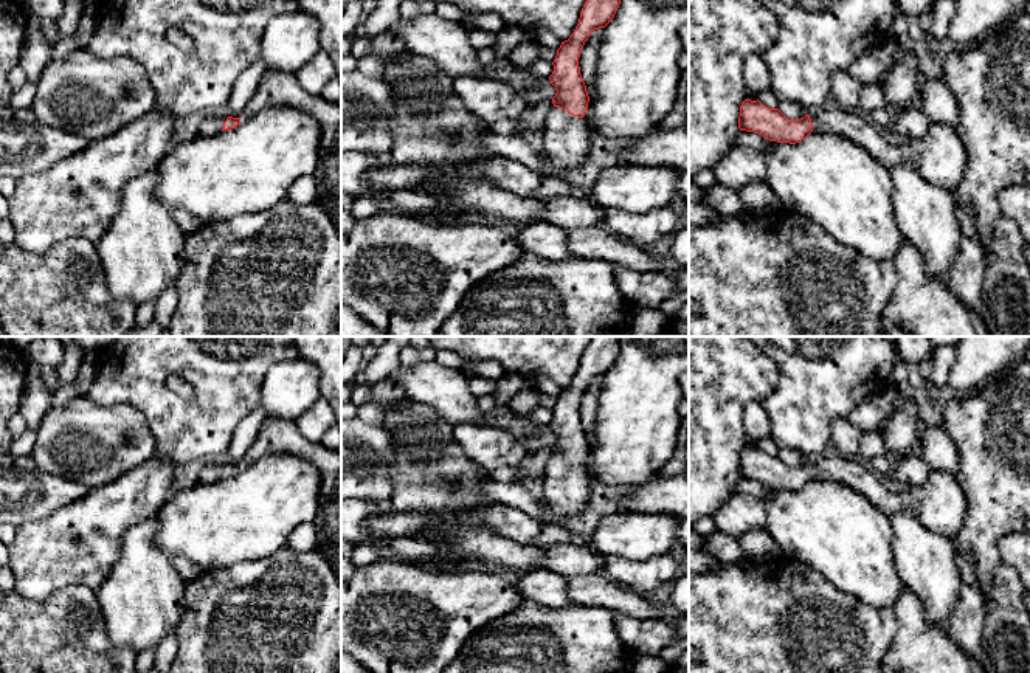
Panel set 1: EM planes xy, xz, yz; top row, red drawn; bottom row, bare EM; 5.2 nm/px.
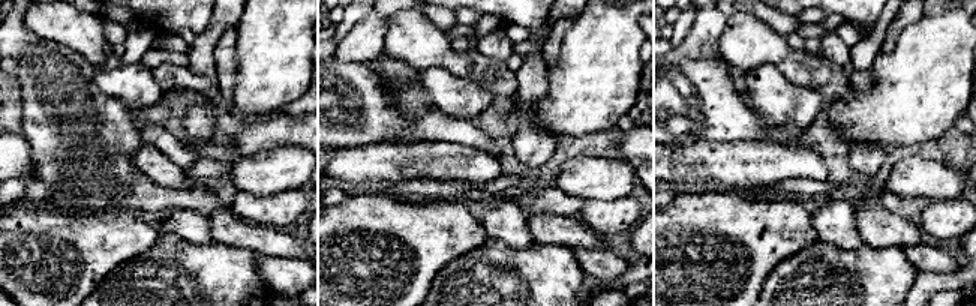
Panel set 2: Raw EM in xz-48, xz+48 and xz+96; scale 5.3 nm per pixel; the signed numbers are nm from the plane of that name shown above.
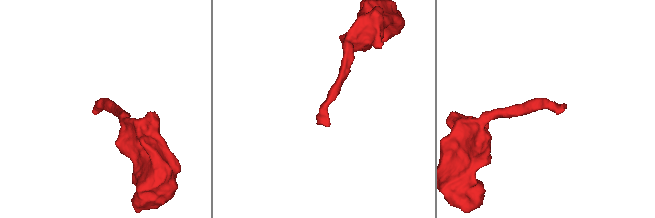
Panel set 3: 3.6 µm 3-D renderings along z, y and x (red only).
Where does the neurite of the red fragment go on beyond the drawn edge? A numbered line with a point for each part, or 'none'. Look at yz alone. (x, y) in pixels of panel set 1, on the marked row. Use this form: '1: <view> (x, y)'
1: yz (940, 157)

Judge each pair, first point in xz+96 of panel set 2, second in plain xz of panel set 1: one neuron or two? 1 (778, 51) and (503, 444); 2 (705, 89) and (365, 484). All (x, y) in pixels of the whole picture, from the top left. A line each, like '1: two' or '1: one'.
1: two
2: one

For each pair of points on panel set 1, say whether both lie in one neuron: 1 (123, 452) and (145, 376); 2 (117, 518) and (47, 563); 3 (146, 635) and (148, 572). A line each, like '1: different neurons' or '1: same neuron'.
1: different neurons
2: same neuron
3: same neuron

